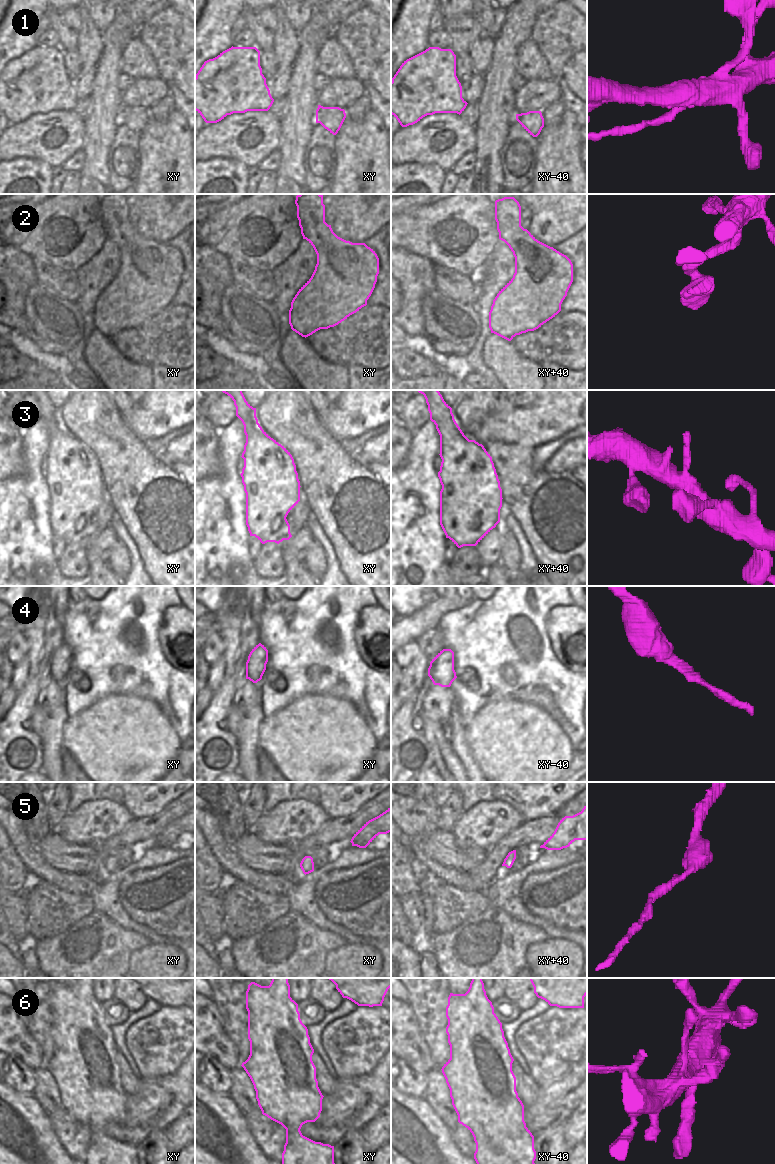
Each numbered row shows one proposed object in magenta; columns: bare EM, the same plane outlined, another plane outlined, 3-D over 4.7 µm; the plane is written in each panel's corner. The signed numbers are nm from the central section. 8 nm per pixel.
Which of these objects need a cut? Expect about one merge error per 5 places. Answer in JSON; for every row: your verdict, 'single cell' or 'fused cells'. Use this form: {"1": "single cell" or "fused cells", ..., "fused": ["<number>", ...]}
{"1": "fused cells", "2": "single cell", "3": "single cell", "4": "single cell", "5": "single cell", "6": "single cell", "fused": ["1"]}

